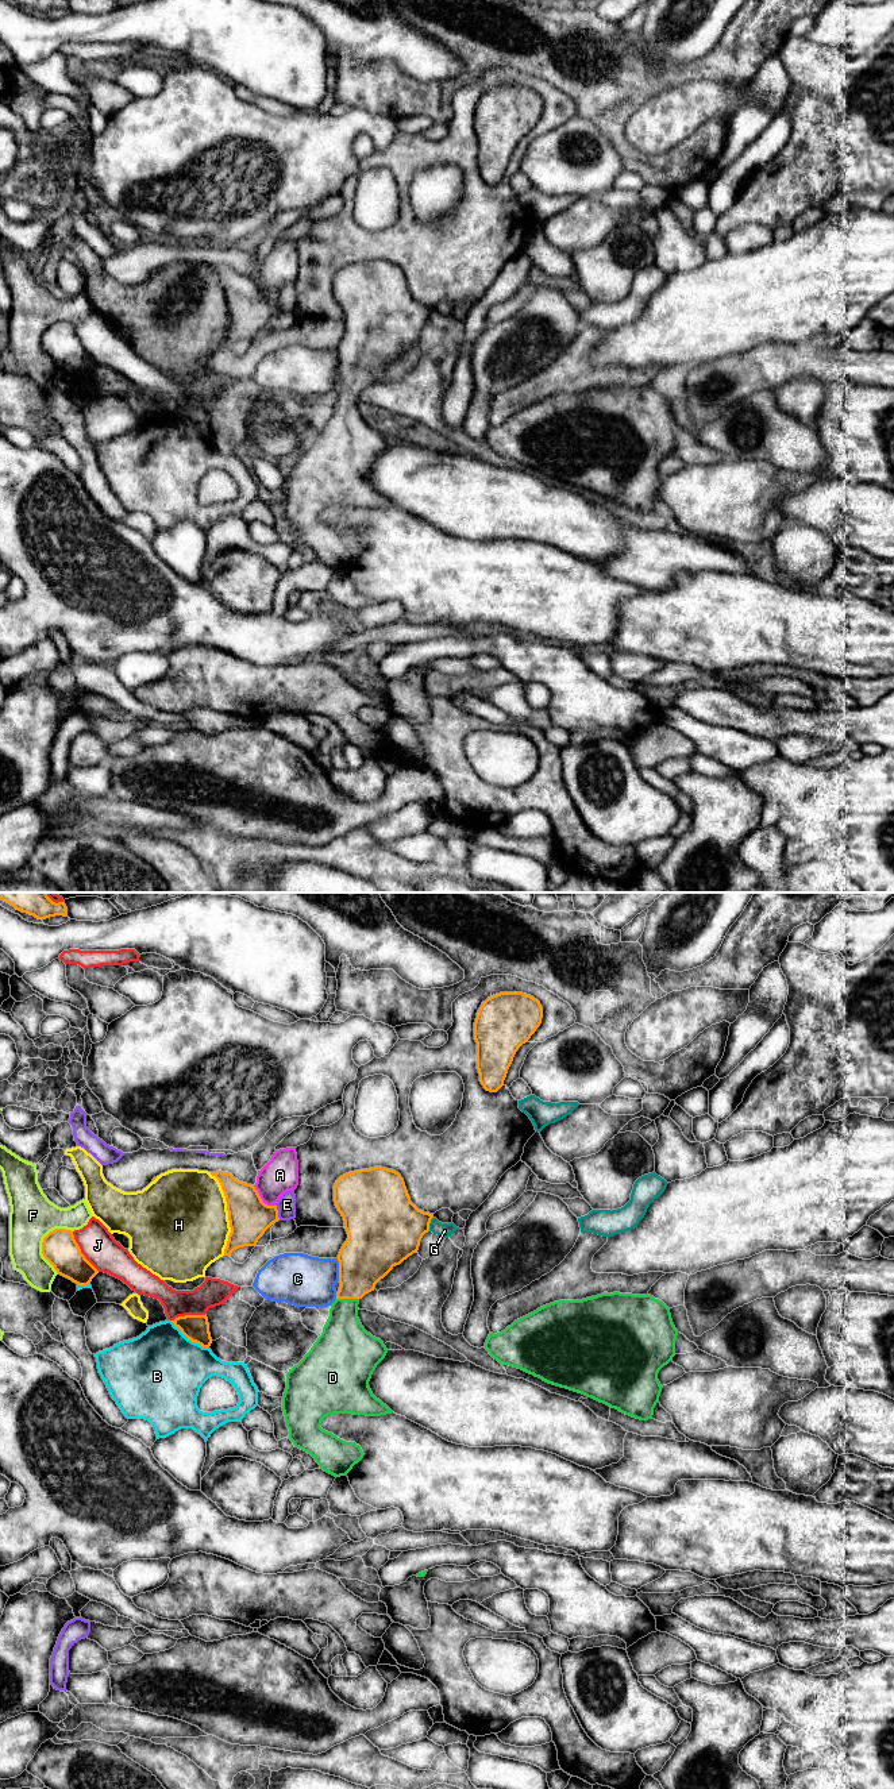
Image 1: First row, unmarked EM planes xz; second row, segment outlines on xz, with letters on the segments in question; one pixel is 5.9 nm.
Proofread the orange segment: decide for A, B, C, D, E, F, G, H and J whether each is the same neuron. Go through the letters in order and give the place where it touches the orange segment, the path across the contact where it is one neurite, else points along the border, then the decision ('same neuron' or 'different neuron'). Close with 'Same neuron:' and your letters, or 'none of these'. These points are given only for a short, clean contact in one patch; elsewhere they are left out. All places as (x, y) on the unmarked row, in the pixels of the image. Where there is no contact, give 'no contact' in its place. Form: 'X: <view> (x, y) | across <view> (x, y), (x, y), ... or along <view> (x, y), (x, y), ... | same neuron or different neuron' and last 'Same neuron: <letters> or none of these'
A: xz (261, 292) | different neuron
B: xz (189, 431) | different neuron
C: xz (339, 362) | different neuron
D: xz (347, 390) | across xz (363, 353), (347, 390), (343, 404), (343, 432) | same neuron
E: xz (277, 305) | different neuron
F: xz (42, 338) | different neuron
G: xz (430, 315) | different neuron
H: xz (228, 307) | different neuron
J: xz (80, 344) | different neuron
Same neuron: D

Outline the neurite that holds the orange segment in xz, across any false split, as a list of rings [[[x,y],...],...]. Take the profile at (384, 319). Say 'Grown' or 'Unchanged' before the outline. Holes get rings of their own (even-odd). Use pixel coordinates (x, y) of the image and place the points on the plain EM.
Grown. [[[382,259],[340,269],[334,278],[334,294],[348,327],[338,347],[340,379],[321,428],[304,451],[286,466],[281,500],[293,537],[311,547],[324,564],[340,570],[365,547],[355,535],[346,535],[323,523],[321,513],[334,506],[381,509],[393,505],[369,479],[371,467],[385,451],[388,442],[362,419],[358,410],[359,393],[374,383],[375,377],[396,358],[419,343],[423,328],[429,324],[433,306],[419,302],[411,294],[401,267]]]

